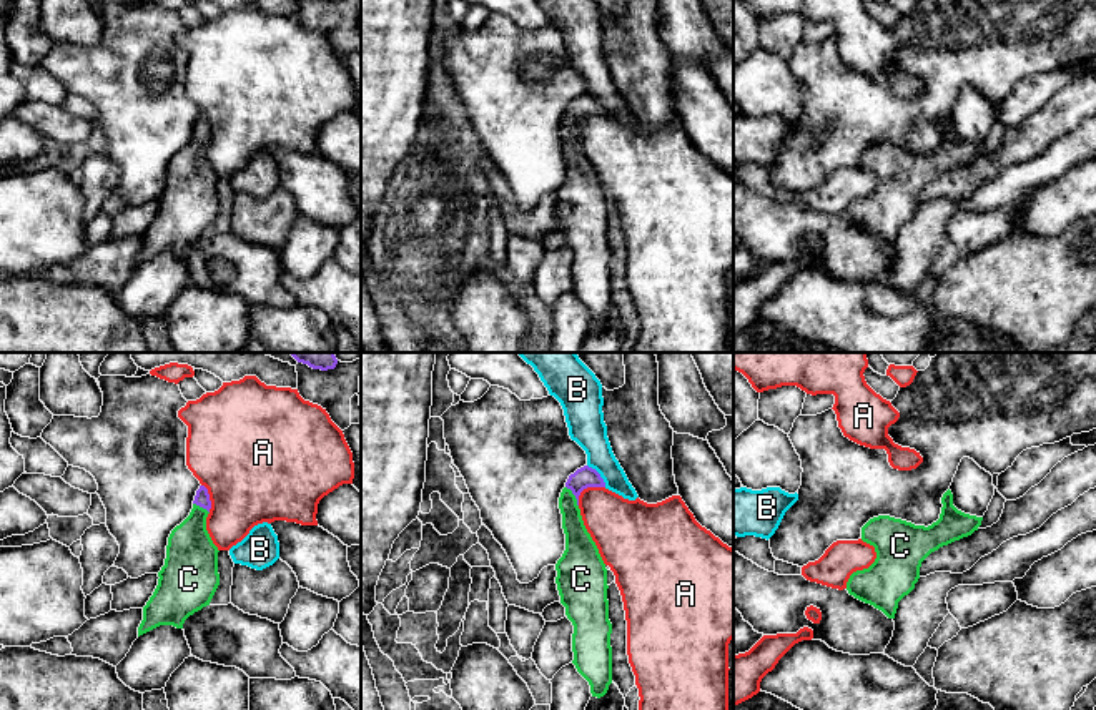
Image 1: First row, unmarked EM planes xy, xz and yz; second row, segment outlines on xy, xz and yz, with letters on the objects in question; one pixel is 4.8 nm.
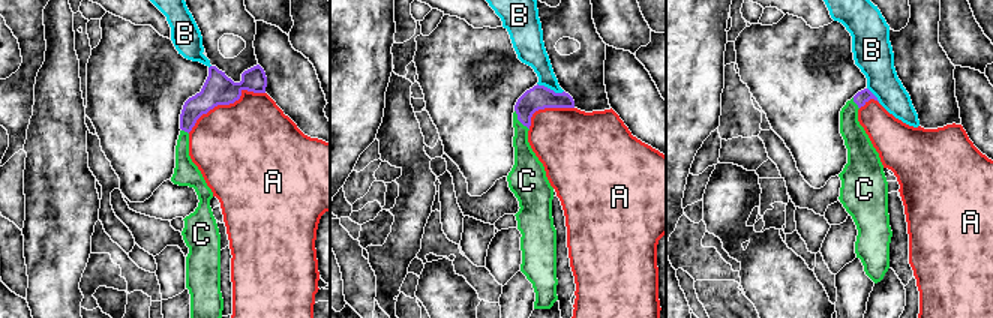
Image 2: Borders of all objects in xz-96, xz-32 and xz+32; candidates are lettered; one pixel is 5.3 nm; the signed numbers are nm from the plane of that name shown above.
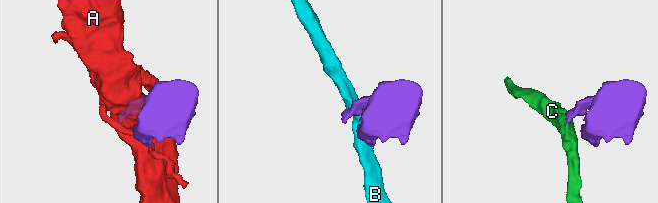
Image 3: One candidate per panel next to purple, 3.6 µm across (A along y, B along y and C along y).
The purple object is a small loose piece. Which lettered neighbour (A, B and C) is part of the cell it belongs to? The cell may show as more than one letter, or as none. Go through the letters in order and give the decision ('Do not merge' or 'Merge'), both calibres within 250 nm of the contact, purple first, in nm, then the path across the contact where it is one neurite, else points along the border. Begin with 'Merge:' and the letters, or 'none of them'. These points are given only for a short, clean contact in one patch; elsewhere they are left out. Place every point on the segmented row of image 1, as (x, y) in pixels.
Merge: C
A: Do not merge. Thickness 100 nm (purple) against 280 nm
B: Do not merge. Thickness 100 nm (purple) against 180 nm. Boundary: xz (587, 464), (606, 486)
C: Merge. Thickness 100 nm (purple) against 140 nm. Path across: xz (586, 476), (574, 494), (572, 526), (579, 546)

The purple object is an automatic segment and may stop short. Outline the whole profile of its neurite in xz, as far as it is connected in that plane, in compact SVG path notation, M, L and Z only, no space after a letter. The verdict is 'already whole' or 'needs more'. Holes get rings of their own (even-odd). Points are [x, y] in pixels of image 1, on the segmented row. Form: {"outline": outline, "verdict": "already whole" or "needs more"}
{"outline": "M584 466L569 476L559 497L565 550L555 564L555 584L574 625L572 663L589 682L592 697L600 698L612 683L612 624L607 569L579 509L579 496L587 487L605 487L605 482L595 469Z", "verdict": "needs more"}

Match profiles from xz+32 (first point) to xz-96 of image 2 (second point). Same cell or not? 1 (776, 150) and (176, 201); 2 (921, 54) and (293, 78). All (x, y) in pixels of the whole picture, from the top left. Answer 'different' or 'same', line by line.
1: same
2: different

